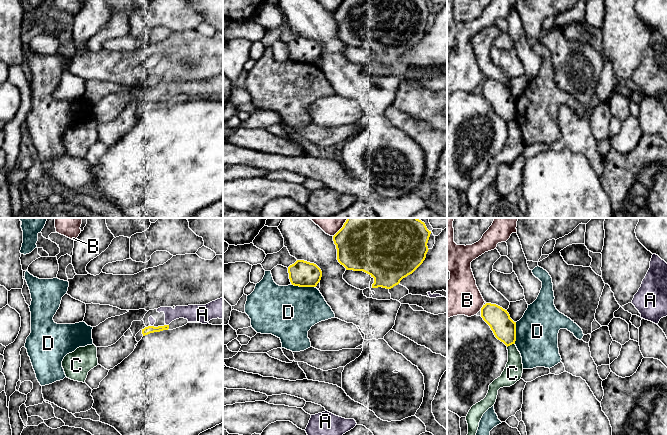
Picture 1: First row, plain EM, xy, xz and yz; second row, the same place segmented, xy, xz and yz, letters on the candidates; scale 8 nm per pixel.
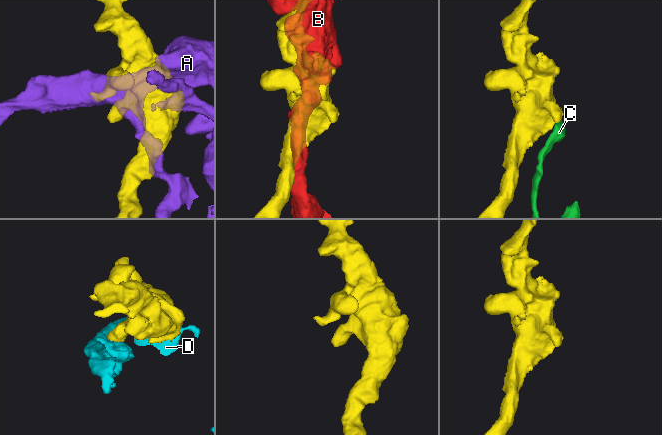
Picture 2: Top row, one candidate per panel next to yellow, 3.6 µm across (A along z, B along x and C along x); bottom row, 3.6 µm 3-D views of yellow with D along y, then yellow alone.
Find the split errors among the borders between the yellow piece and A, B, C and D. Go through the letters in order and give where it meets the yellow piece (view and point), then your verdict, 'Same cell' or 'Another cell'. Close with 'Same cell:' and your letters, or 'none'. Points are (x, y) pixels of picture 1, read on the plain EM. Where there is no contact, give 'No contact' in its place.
A: Touches yellow at xy (167, 101). Same cell
B: Touches yellow at yz (482, 83). Another cell
C: Touches yellow at yz (510, 120). Another cell
D: Touches yellow at xz (303, 62). Another cell
Same cell: A

